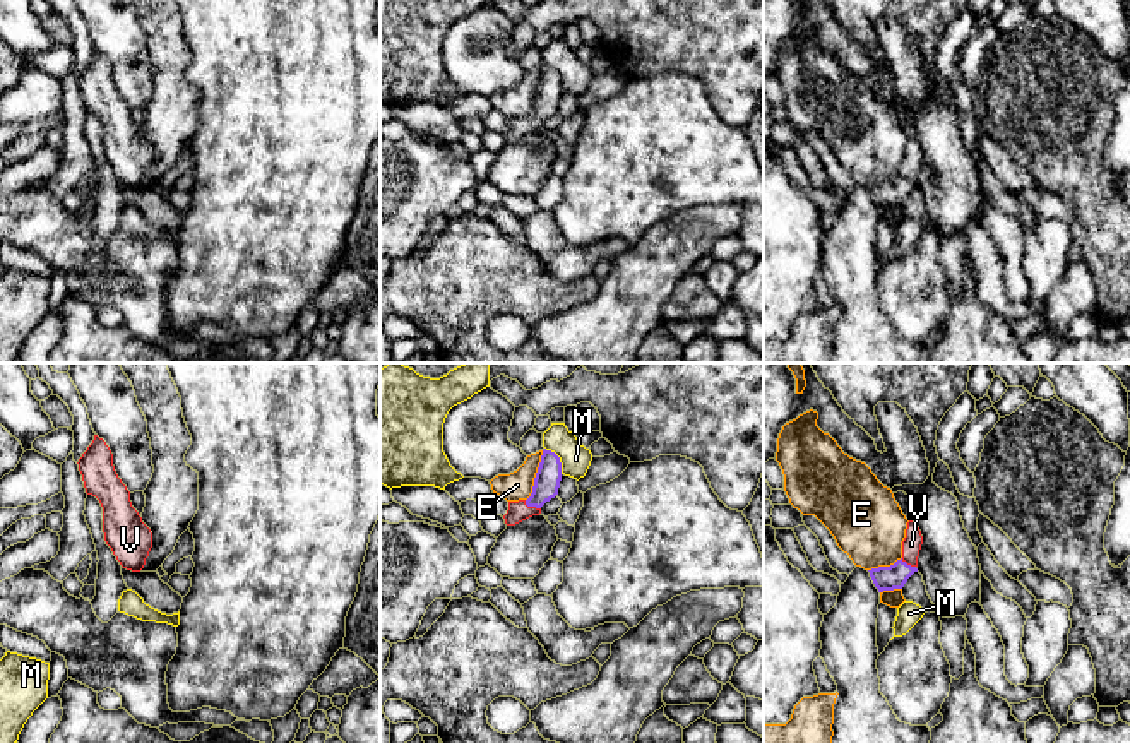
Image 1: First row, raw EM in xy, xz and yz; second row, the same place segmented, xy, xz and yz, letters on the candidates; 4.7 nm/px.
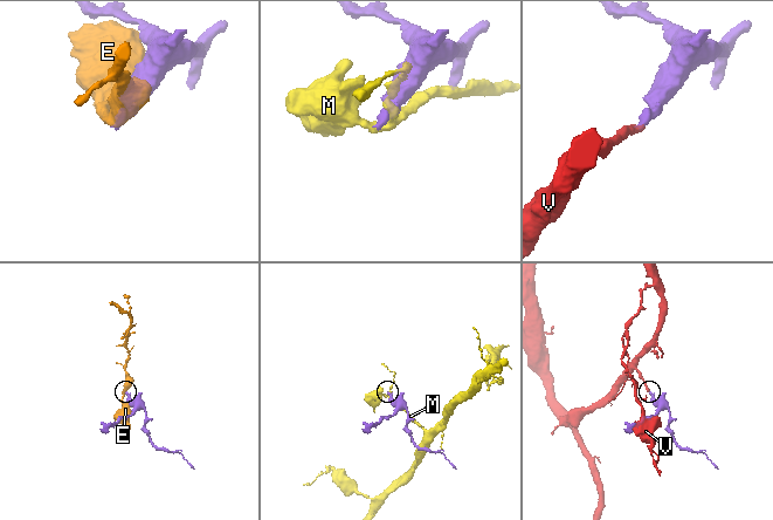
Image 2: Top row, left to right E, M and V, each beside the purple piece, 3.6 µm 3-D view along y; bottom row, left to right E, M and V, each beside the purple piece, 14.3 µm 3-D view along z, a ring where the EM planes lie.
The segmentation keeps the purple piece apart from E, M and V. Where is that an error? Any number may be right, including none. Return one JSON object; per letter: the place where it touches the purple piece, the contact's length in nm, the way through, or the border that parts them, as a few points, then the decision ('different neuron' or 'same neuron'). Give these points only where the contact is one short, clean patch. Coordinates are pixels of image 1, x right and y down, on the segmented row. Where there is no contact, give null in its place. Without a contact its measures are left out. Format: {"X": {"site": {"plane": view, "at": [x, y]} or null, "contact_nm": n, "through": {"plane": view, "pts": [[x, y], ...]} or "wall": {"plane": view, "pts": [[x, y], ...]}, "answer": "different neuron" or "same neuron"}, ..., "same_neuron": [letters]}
{"E": {"site": {"plane": "xz", "at": [536, 476]}, "contact_nm": 260, "answer": "different neuron"}, "M": {"site": {"plane": "xz", "at": [559, 459]}, "contact_nm": 150, "answer": "different neuron"}, "V": {"site": {"plane": "xz", "at": [531, 505]}, "contact_nm": 90, "through": {"plane": "xz", "pts": [[548, 476], [547, 487], [531, 505], [517, 511]]}, "answer": "same neuron"}, "same_neuron": ["V"]}

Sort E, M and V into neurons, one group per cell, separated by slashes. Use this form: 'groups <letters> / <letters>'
groups E / M / V

